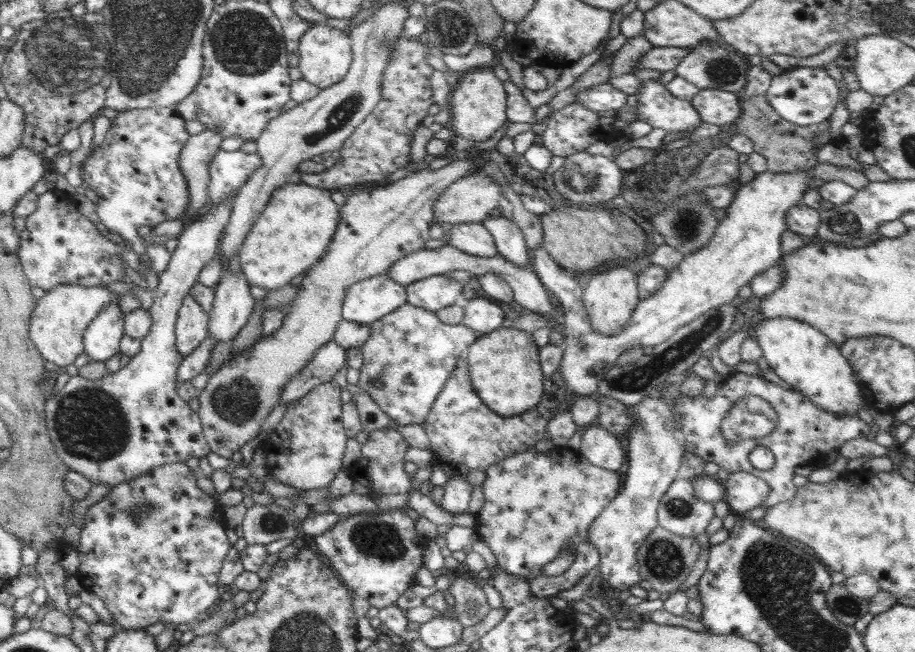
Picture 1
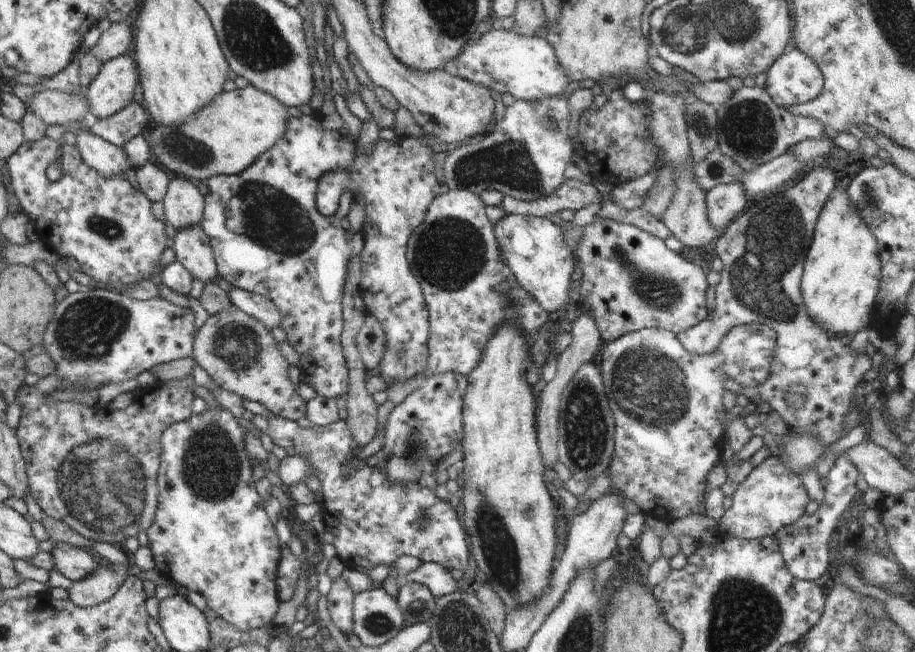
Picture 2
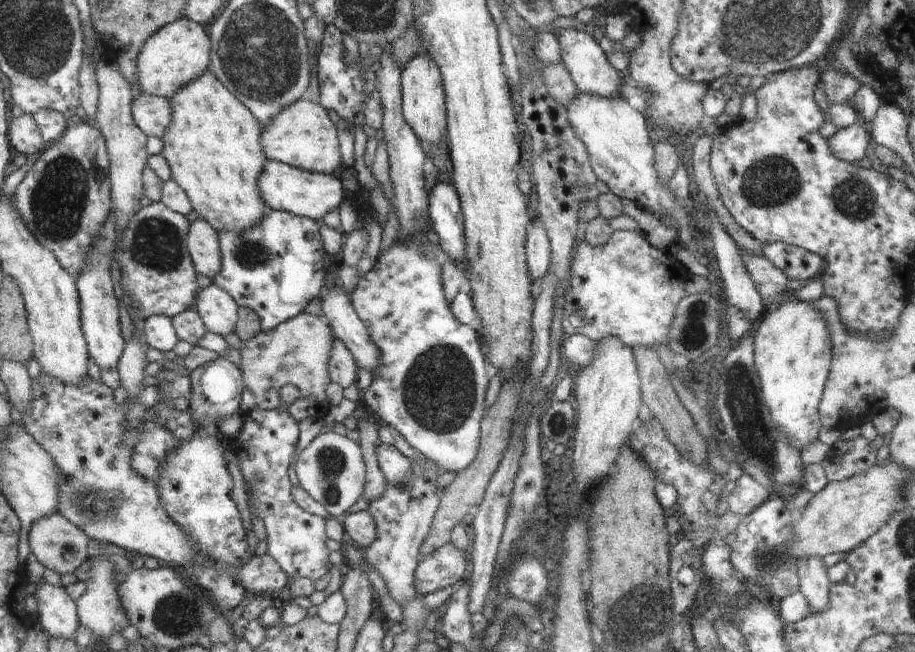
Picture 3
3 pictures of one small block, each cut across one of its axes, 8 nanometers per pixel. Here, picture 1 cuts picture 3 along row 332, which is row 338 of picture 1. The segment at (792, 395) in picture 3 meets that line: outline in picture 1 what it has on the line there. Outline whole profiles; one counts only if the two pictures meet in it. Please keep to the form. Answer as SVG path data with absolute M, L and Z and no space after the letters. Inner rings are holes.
M793 318L762 319L752 328L752 337L757 339L769 368L816 406L835 416L856 415L859 408L867 407L848 359L814 326Z

